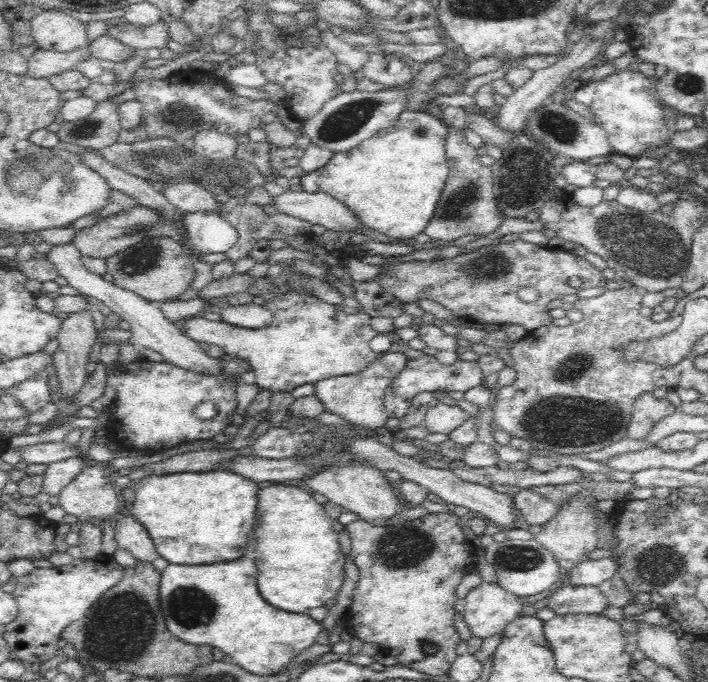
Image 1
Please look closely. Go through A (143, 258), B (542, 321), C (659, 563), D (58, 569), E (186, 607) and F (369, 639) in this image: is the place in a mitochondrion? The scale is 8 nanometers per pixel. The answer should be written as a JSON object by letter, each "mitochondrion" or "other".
{"A":"mitochondrion","B":"other","C":"mitochondrion","D":"other","E":"mitochondrion","F":"other"}

